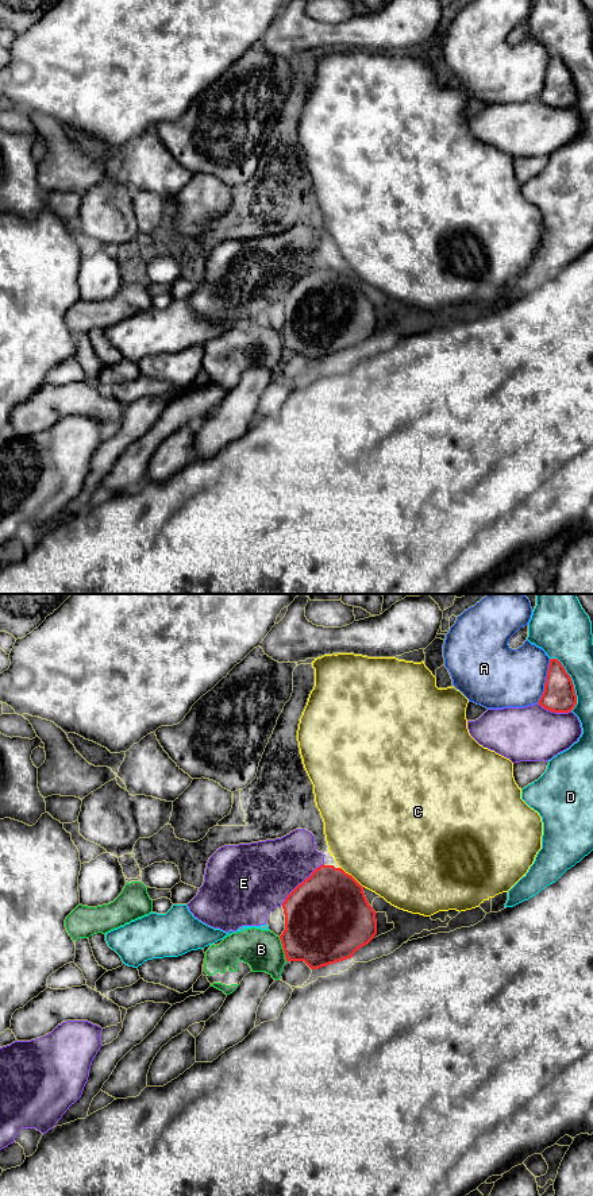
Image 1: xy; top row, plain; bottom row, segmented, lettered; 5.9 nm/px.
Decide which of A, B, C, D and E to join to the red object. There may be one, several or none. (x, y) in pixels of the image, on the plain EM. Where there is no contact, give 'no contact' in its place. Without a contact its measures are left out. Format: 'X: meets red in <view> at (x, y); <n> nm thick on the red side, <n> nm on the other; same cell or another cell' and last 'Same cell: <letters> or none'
A: meets red in xy at (546, 76); 190 nm thick on the red side, 360 nm on the other; another cell
B: meets red in xy at (282, 343); 420 nm thick on the red side, 240 nm on the other; same cell
C: meets red in xy at (351, 272); 480 nm thick on the red side, 500 nm on the other; another cell
D: meets red in xy at (572, 77); 190 nm thick on the red side, 260 nm on the other; another cell
E: meets red in xy at (301, 278); 500 nm thick on the red side, 400 nm on the other; another cell
Same cell: B

